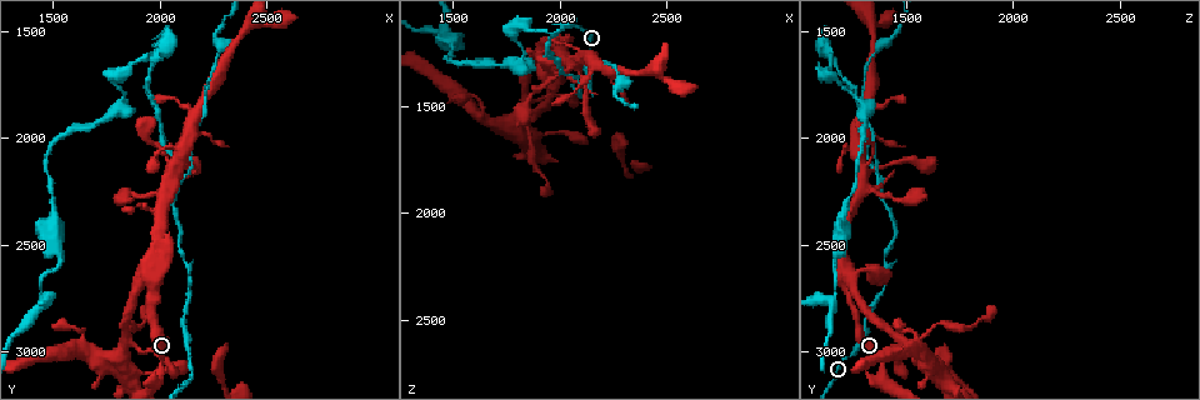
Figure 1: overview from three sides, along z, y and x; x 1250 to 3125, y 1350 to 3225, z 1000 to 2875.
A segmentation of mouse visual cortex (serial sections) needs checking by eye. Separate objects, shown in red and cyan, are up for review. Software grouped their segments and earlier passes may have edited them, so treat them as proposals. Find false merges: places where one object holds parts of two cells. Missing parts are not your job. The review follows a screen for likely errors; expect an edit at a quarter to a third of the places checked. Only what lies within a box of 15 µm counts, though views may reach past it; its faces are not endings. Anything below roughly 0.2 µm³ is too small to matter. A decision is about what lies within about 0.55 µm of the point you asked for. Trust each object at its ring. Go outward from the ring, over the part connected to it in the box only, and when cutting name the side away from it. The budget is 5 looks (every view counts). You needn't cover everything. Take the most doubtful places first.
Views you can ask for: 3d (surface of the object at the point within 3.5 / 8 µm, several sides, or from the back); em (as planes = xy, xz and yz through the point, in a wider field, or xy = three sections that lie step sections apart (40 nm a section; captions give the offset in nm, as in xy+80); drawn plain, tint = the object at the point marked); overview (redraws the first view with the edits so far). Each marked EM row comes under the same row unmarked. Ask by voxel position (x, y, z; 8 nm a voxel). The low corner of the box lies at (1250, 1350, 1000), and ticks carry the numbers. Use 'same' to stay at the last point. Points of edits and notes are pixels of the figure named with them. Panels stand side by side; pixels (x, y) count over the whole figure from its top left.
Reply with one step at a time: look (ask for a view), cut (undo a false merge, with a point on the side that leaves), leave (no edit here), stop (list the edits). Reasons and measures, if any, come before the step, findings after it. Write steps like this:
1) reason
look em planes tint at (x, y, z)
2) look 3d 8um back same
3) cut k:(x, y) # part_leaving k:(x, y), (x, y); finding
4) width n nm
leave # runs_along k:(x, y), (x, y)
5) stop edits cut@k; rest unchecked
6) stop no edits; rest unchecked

three arms meet
look 3d 3.5um at (2070, 2210, 1360)

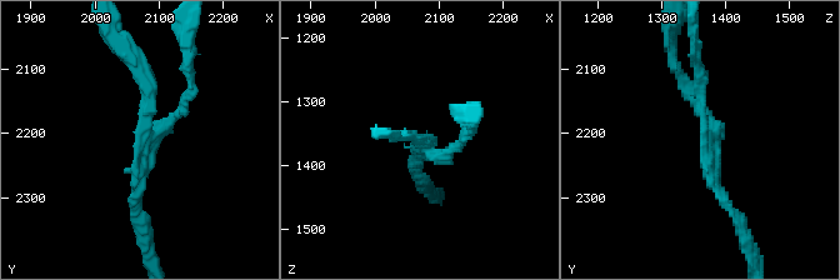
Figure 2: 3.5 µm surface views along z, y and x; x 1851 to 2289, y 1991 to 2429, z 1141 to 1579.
arms 3; arm_widths 150, 150, 150 nm
look em xy step 3 tint at (2075, 2215, 1370)

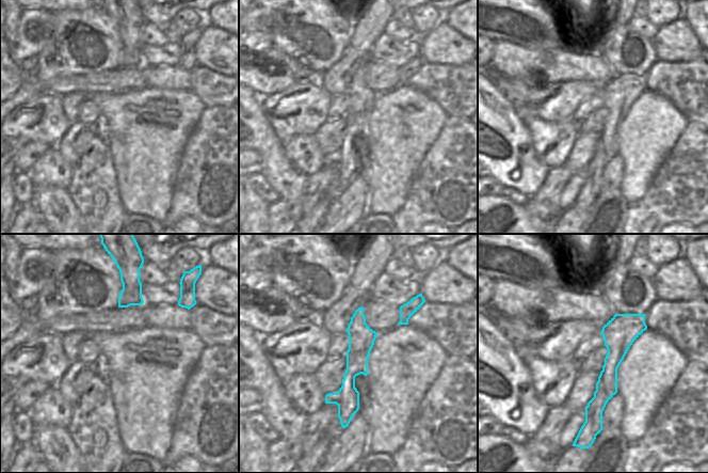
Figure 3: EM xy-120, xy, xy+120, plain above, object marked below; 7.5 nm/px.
cut 2:(184, 103) # border 3:(590, 400), (588, 410), (594, 432); a second cell is stuck on

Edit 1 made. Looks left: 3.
see it whole again
look overview

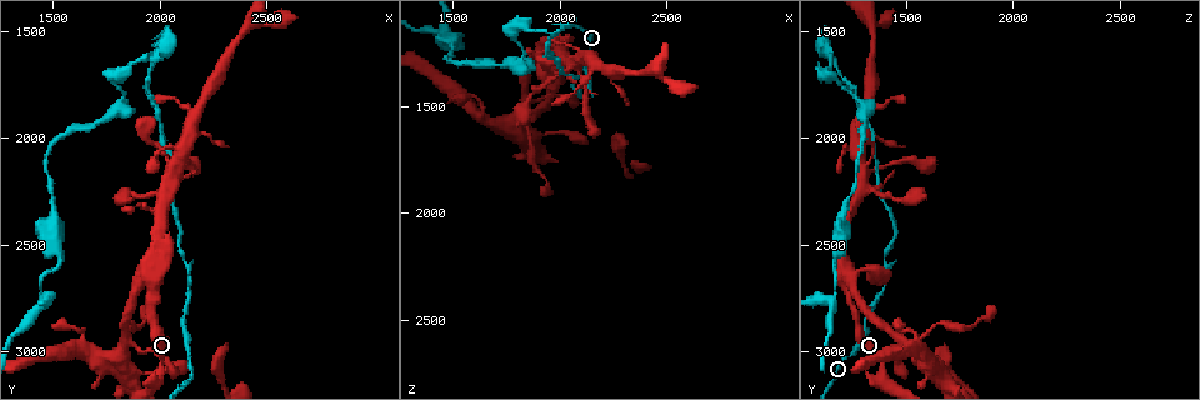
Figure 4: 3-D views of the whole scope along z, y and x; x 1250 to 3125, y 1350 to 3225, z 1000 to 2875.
calibre changes
look 3d 3.5um at (1970, 1650, 1160)

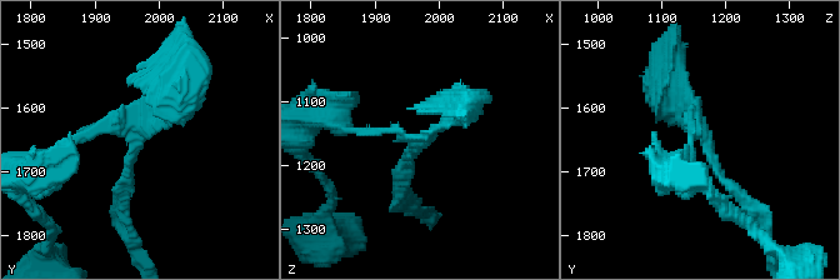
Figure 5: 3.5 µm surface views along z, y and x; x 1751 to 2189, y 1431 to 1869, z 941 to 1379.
look em xy step 5 tint at (1965, 1655, 1175)

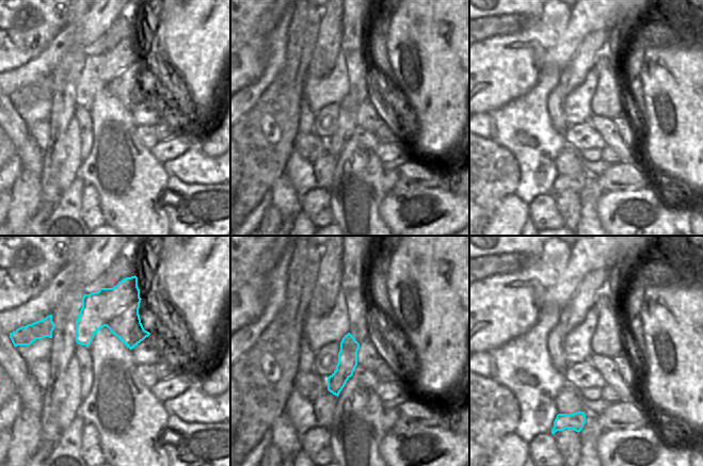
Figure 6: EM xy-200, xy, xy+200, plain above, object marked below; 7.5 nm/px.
cut 5:(364, 131) # part_leaving 5:(403, 138), (390, 129), (349, 131), (314, 113); two cells meet here

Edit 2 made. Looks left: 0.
stop edits cut@2, cut@5; rest unchecked

